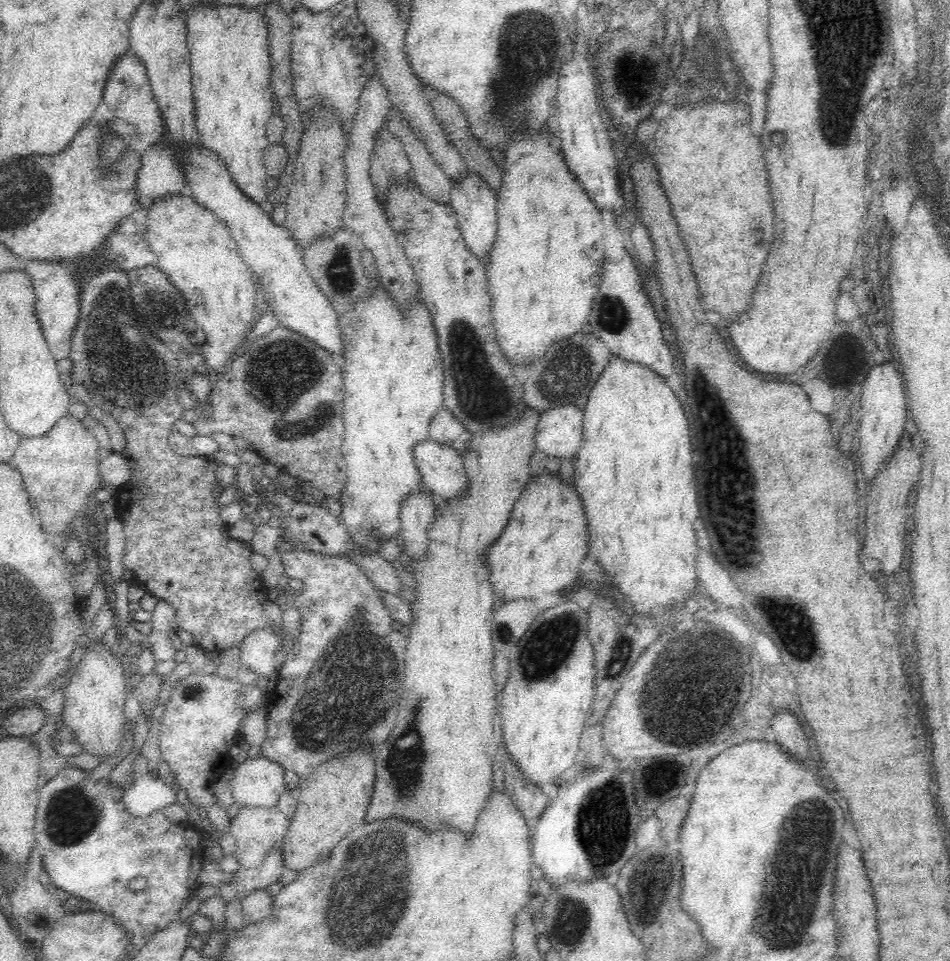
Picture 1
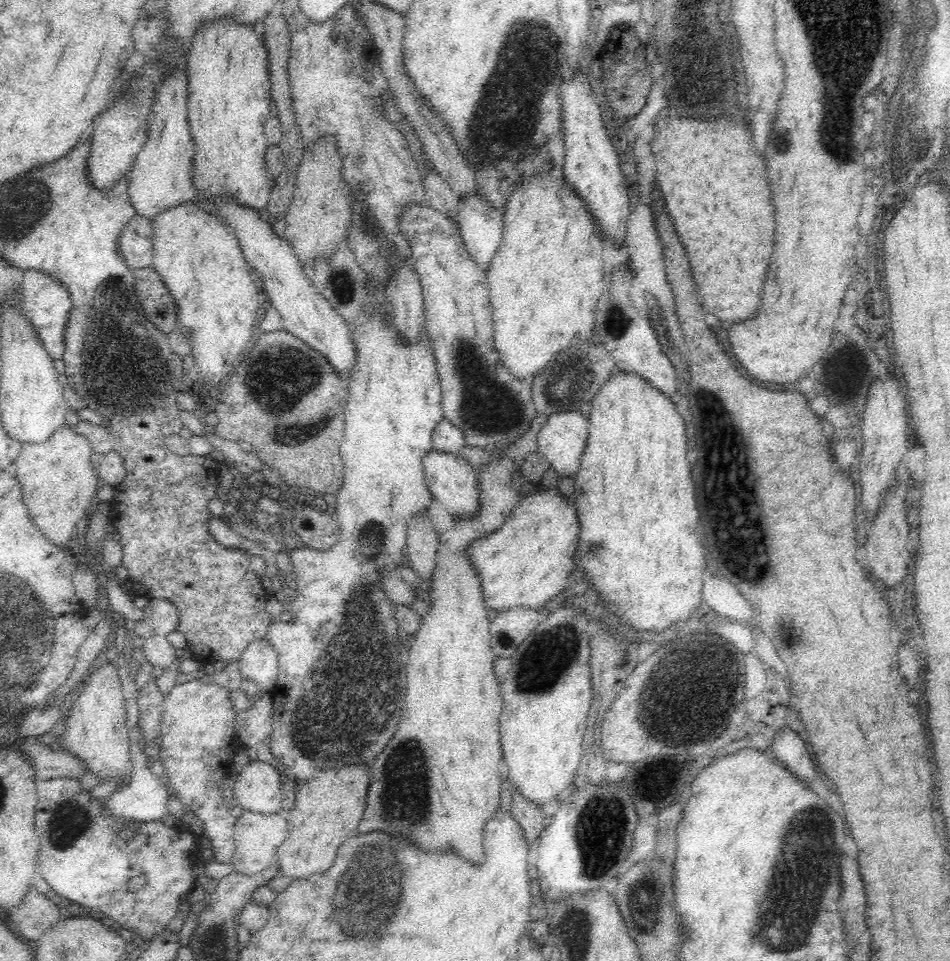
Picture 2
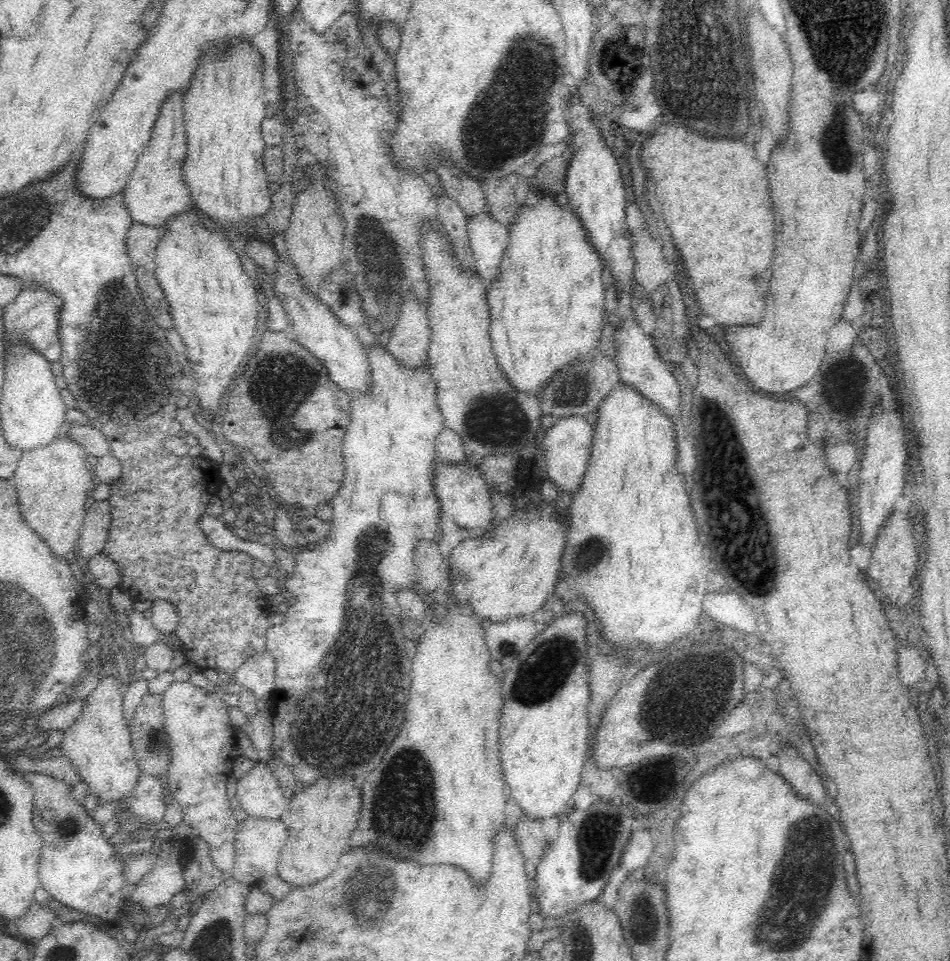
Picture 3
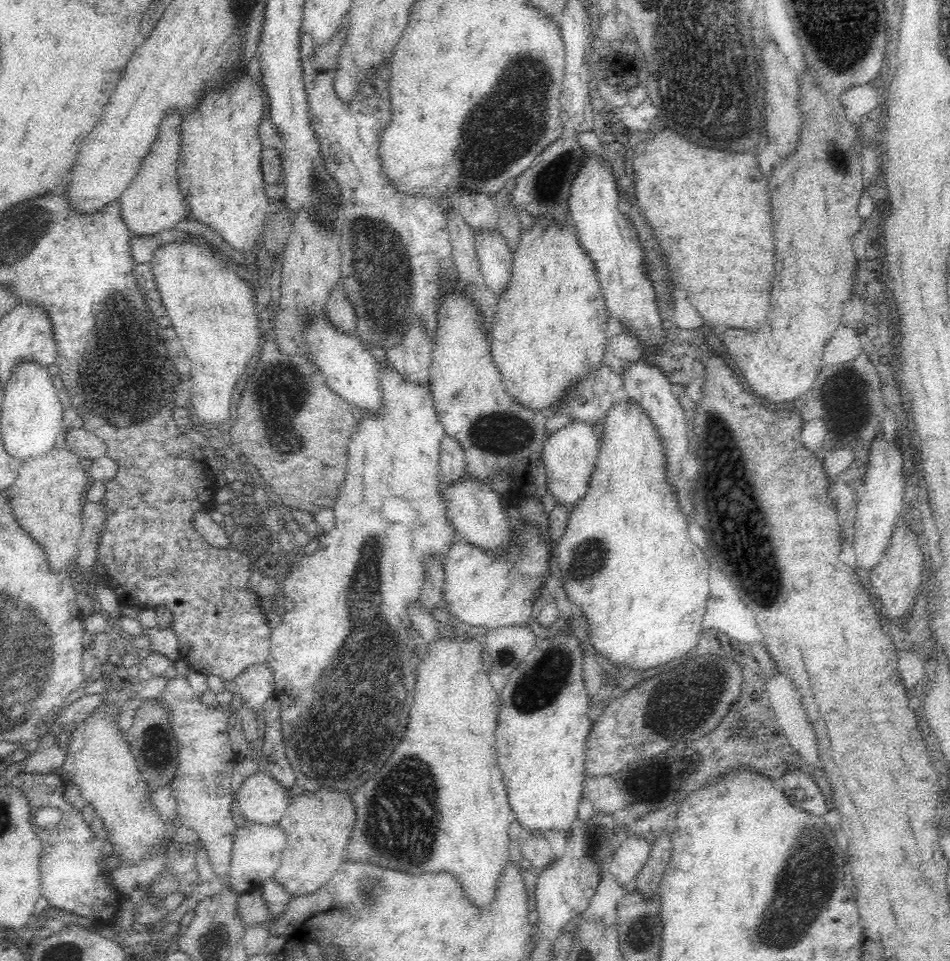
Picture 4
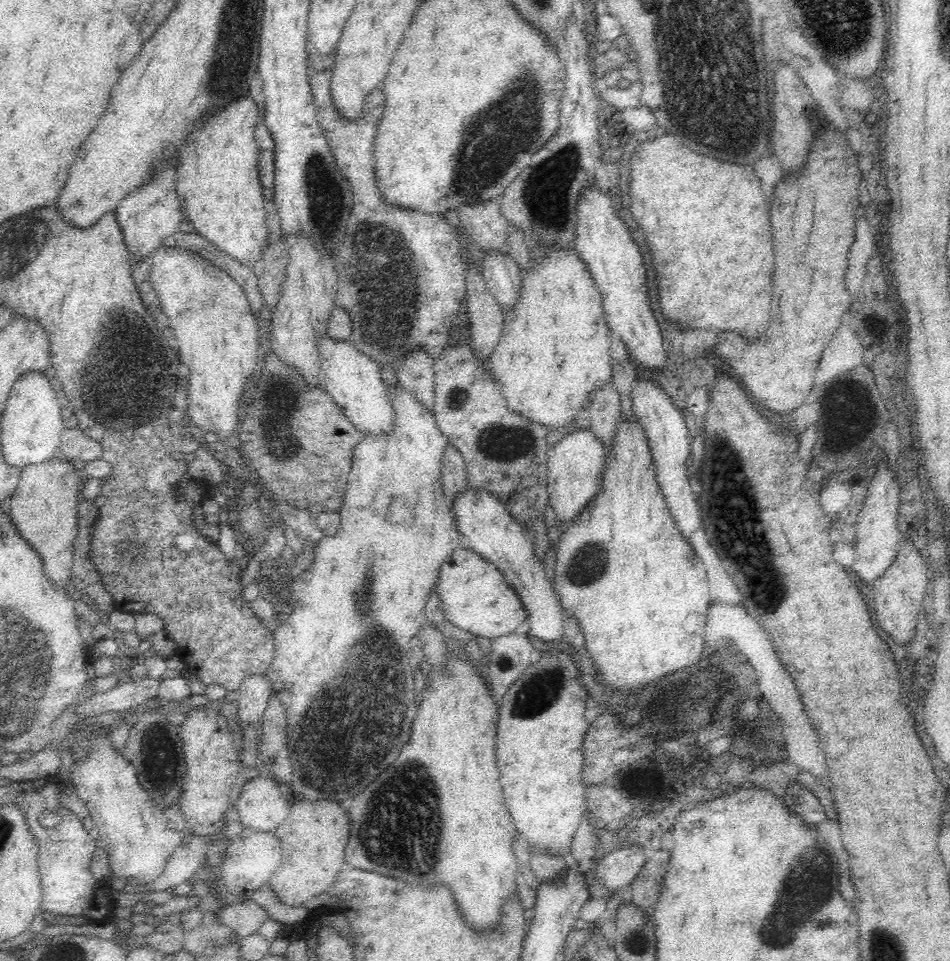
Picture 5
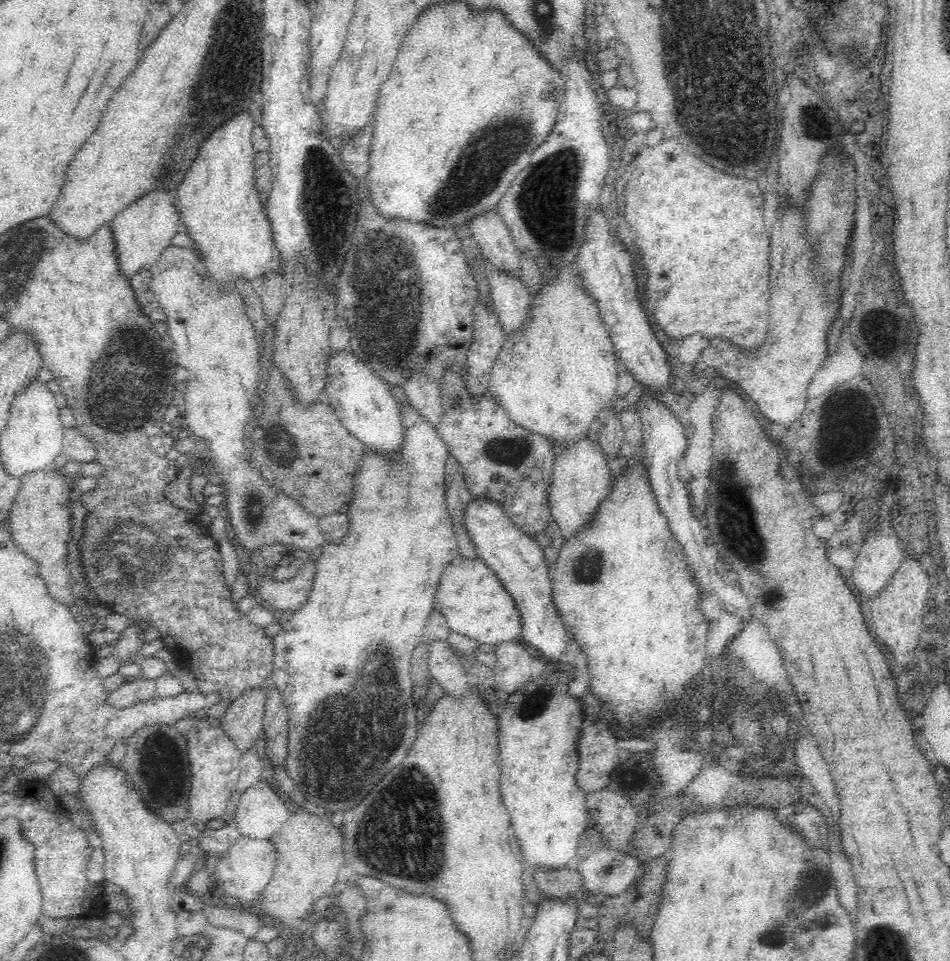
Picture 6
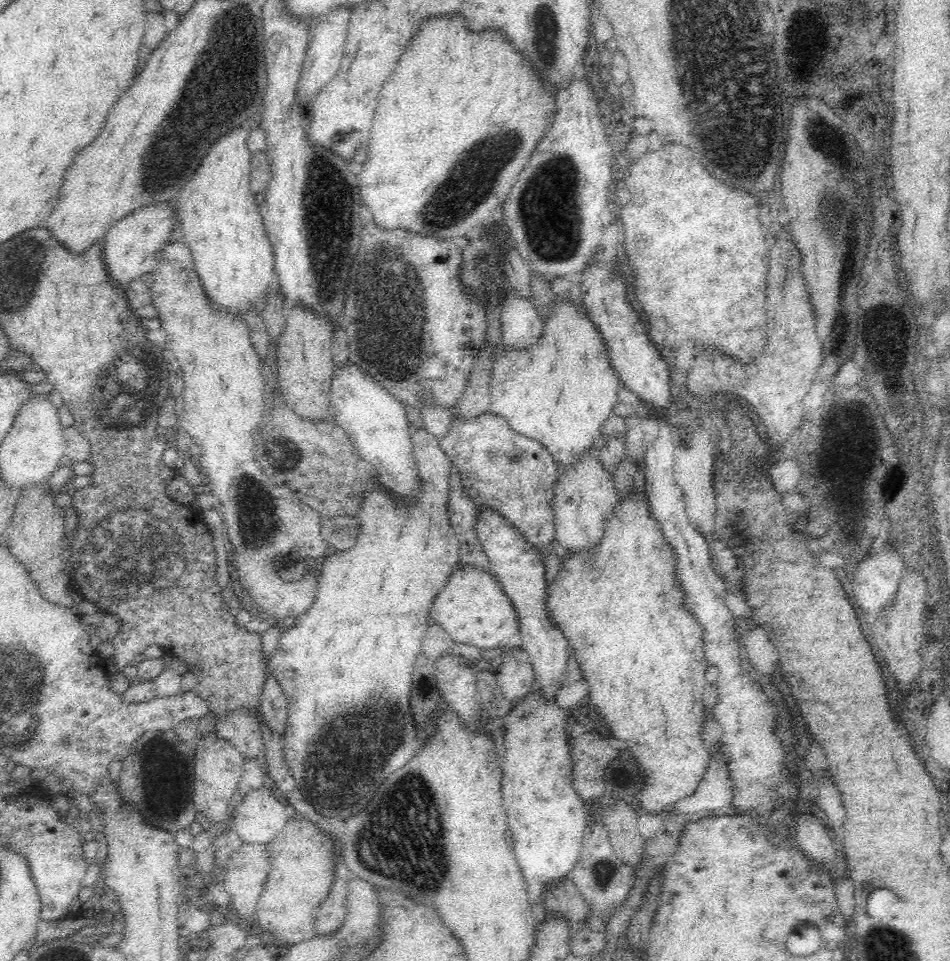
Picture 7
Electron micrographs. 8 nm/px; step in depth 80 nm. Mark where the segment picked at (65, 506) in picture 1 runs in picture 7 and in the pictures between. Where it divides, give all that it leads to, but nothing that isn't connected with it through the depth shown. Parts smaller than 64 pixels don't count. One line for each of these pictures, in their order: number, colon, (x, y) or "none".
2: (58, 480)
3: (54, 485)
4: (47, 497)
5: (43, 508)
6: (39, 523)
7: (35, 535)

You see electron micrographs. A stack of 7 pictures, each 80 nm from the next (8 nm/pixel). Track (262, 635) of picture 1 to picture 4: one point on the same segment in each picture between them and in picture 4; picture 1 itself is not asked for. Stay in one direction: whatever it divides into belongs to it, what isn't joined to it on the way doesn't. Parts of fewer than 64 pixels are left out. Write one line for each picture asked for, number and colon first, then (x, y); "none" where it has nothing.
2: (259, 663)
3: (257, 674)
4: (255, 685)

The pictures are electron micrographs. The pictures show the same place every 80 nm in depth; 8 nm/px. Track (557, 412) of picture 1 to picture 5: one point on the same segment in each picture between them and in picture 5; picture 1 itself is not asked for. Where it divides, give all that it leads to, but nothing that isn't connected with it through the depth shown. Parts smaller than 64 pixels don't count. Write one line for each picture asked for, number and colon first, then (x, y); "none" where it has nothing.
2: (562, 440)
3: (567, 445)
4: (570, 454)
5: (576, 464)

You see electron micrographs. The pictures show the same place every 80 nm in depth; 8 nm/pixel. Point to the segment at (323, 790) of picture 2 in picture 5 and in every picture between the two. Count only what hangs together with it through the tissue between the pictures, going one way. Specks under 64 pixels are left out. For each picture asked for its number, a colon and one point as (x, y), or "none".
3: (320, 818)
4: (318, 826)
5: (314, 836)

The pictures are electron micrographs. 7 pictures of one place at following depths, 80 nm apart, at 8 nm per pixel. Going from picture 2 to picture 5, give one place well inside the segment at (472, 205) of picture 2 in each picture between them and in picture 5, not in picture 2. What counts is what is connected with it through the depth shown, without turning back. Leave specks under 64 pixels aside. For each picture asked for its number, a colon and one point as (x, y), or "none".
3: (488, 238)
4: (496, 261)
5: (503, 277)

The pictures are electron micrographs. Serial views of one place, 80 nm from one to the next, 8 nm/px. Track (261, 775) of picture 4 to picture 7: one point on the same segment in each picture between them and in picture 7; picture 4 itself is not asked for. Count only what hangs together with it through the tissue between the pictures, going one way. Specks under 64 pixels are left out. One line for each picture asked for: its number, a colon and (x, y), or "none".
5: (262, 807)
6: (261, 814)
7: (260, 817)

